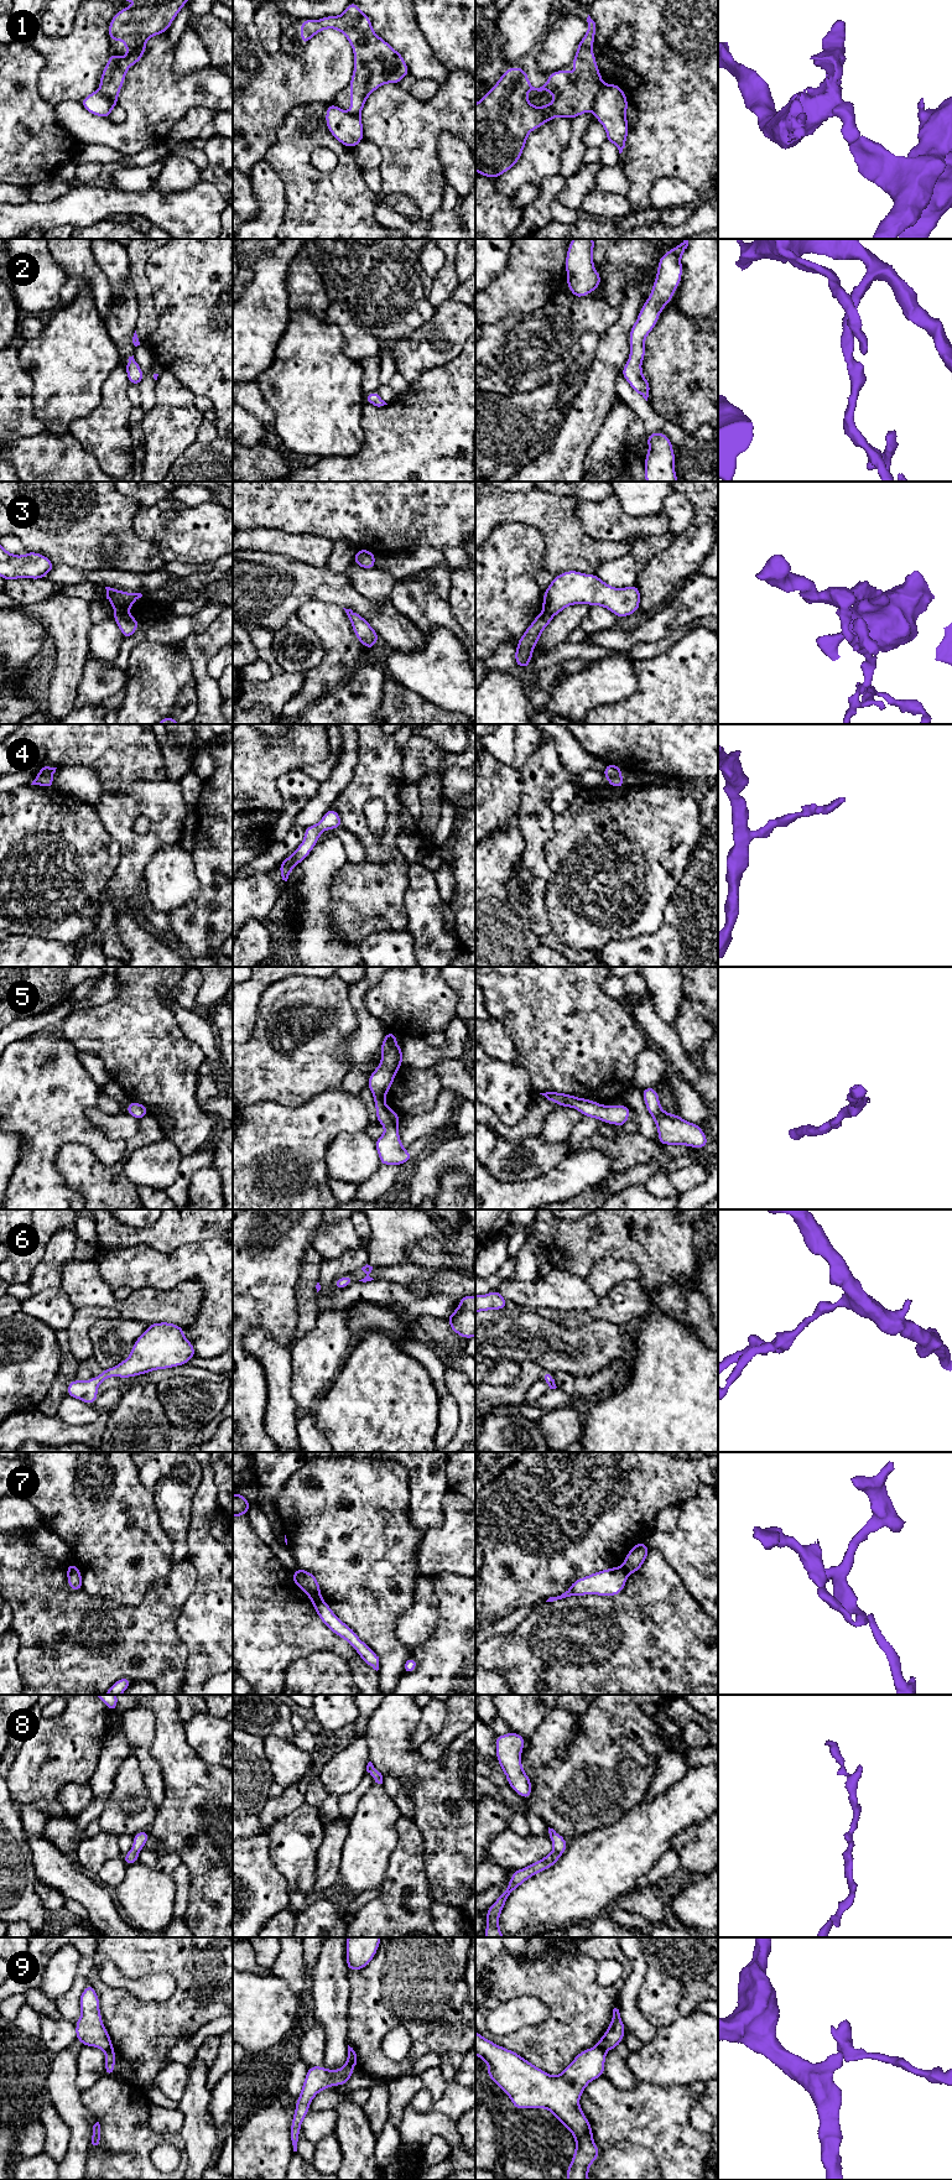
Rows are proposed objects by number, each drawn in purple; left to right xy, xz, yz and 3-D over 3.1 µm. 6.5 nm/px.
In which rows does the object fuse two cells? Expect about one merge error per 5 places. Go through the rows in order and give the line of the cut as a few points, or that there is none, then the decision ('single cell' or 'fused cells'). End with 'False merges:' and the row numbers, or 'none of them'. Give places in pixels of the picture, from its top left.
1: yz (603, 84), (589, 109) | fused cells
2: no cut | single cell
3: no cut | single cell
4: no cut | single cell
5: no cut | single cell
6: no cut | single cell
7: xz (321, 1598), (312, 1602) | fused cells
8: no cut | single cell
9: xz (347, 2060), (354, 2065) | fused cells
False merges: 1, 7, 9

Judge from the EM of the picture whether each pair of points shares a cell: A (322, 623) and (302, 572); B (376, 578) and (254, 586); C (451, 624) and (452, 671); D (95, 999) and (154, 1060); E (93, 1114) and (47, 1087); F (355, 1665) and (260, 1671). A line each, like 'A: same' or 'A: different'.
A: different
B: different
C: different
D: different
E: different
F: different

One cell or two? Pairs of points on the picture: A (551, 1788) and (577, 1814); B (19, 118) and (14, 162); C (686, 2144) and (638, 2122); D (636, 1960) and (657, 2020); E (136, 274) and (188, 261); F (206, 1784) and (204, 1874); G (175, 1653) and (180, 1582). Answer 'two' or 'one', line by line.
A: one
B: one
C: one
D: two
E: two
F: one
G: one

